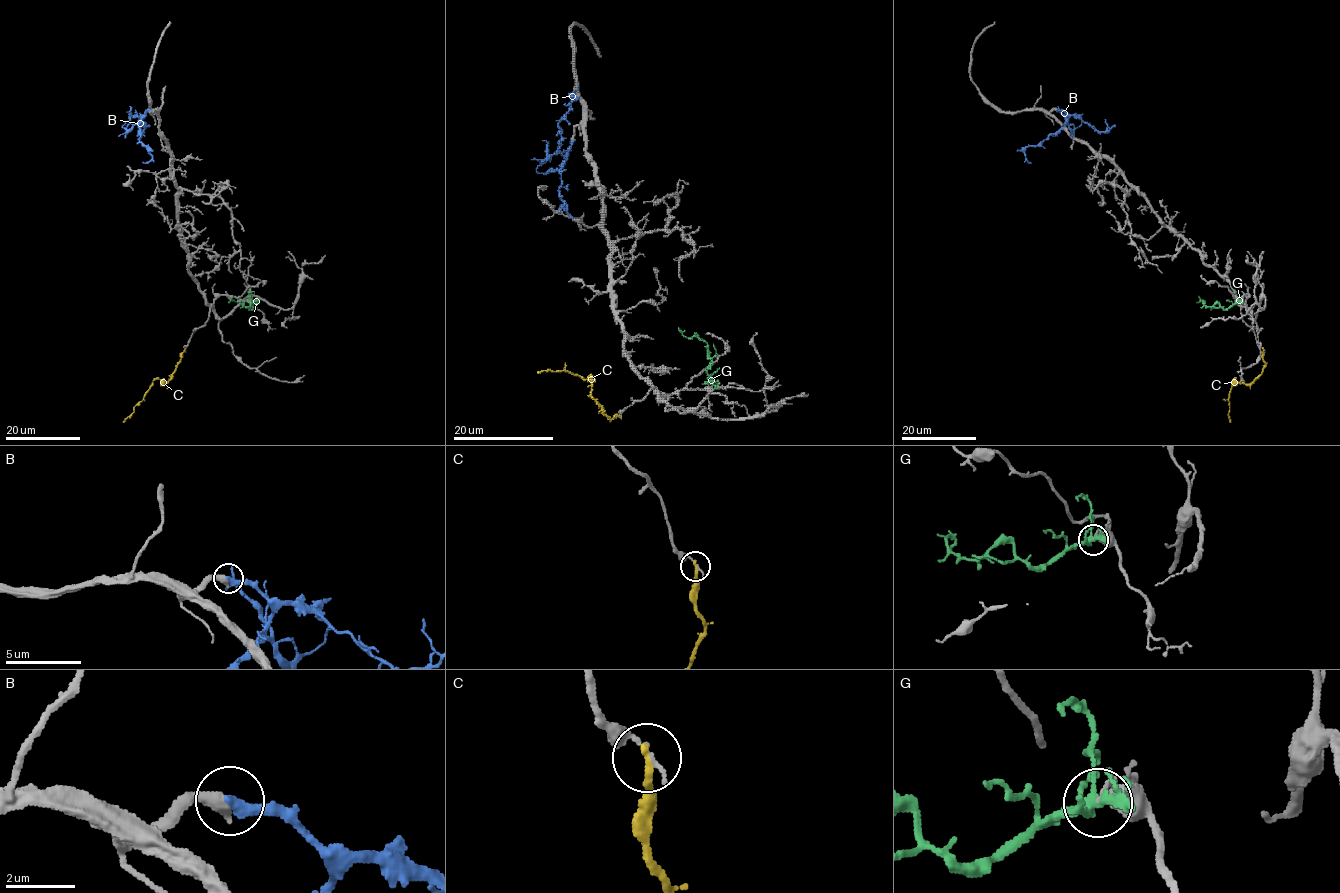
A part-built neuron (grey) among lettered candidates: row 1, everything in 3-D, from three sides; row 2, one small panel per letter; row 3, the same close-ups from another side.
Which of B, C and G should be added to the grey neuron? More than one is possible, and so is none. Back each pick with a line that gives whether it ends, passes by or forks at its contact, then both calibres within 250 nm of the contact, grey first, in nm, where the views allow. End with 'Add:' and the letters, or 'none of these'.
B: it ends | 460/400 nm
Add: B

